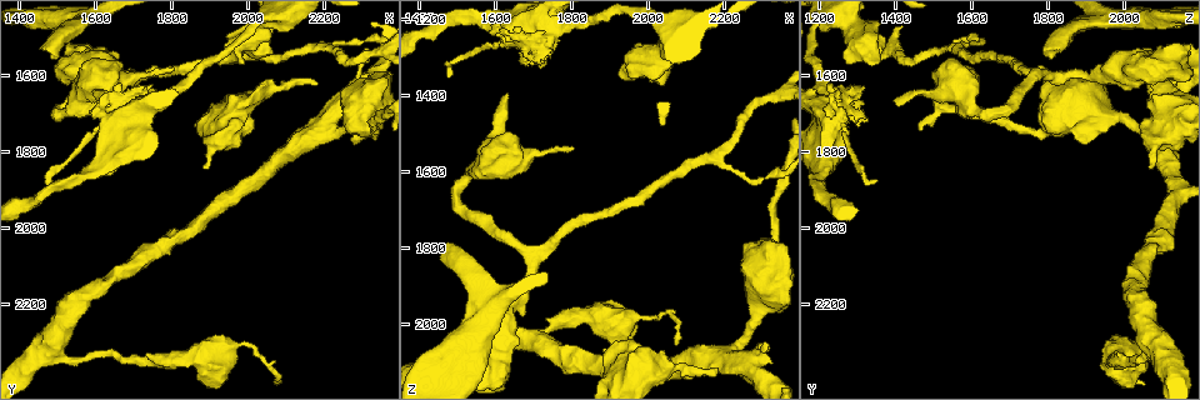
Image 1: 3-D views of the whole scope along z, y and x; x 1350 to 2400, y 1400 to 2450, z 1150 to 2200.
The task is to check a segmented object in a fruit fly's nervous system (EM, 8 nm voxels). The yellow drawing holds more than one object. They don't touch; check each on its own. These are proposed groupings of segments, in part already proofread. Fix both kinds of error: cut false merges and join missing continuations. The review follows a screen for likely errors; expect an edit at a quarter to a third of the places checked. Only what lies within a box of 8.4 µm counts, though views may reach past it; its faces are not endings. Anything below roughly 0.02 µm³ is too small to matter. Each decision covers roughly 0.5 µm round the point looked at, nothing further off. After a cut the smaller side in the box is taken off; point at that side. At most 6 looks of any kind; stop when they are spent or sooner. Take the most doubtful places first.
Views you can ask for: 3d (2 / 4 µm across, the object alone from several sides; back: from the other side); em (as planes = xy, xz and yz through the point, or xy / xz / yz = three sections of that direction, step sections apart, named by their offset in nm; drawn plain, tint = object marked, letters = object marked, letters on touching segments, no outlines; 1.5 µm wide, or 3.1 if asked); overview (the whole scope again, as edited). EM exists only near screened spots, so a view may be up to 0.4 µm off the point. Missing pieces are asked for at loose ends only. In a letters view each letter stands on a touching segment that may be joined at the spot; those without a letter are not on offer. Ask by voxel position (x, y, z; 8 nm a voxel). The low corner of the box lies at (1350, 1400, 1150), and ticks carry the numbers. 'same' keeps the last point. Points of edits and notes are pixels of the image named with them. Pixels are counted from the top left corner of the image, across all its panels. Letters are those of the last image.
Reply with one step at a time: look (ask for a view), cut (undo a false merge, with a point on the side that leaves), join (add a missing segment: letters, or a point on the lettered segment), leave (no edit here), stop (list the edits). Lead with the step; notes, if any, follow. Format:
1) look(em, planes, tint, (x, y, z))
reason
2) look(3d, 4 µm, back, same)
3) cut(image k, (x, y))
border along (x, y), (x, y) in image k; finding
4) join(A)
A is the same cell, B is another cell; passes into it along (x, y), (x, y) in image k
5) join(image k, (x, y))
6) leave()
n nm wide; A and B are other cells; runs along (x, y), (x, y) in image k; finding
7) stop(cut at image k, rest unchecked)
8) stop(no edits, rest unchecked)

look(3d, 2 µm, (1490, 1560, 1800))
thick end

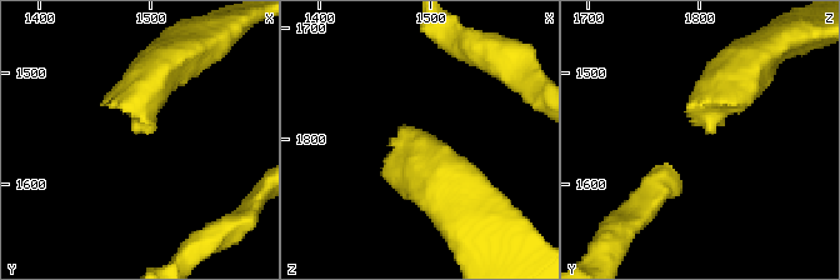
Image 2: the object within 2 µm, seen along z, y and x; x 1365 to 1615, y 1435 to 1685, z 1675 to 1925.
look(em, yz, step 8, plain, (1492, 1550, 1808))
now the EM

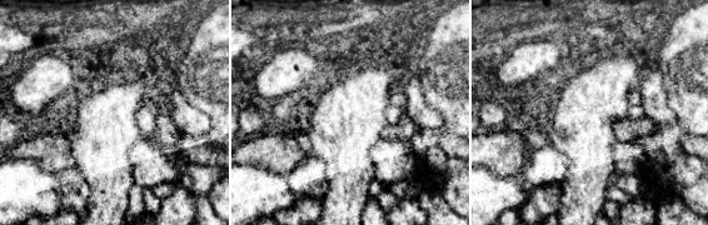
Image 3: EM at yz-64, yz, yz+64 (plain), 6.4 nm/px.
look(em, yz, step 8, letters, same)

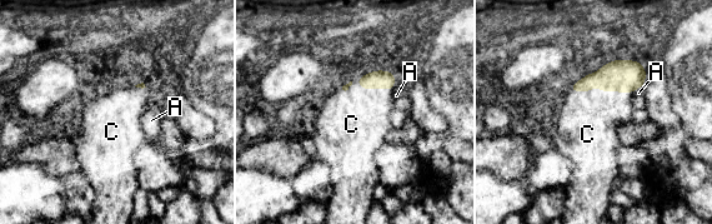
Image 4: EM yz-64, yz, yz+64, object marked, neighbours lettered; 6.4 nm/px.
join(C)
C is the same cell, A is another cell; passes into it along (620, 75), (601, 90), (587, 125) in image 4; it goes on there

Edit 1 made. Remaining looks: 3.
look(3d, 4 µm, (1800, 1575, 1545))
free end

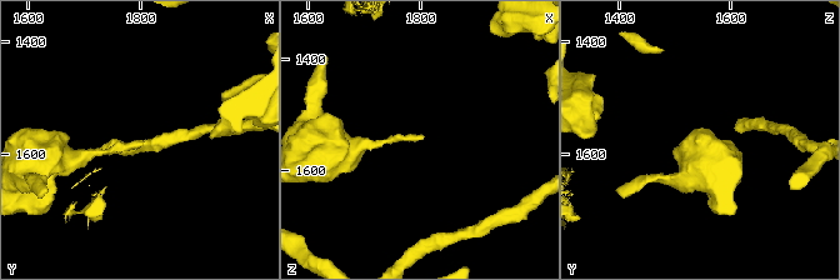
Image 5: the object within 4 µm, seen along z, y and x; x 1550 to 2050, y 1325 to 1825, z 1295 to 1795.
look(em, yz, step 8, tint, (1800, 1580, 1545))
now the EM

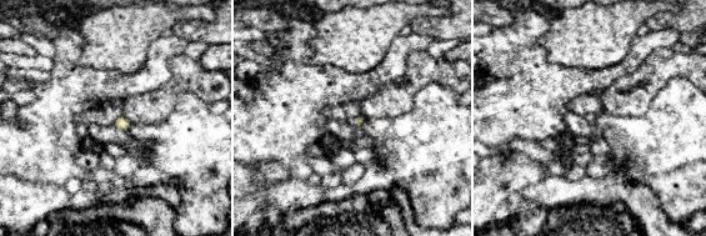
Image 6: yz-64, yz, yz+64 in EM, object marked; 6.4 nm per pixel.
look(em, planes, letters, same)
cut it another way

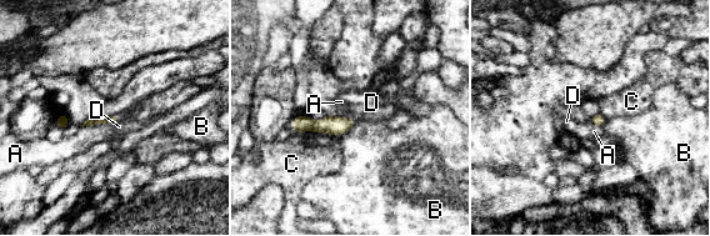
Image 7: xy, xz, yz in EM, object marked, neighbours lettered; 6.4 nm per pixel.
leave()
A, B, C and D are other cells; border along (298, 131), (324, 131), (339, 136) in image 7; no lettered segment goes on from it

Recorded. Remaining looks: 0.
stop(join at image 4, rest unchecked)

